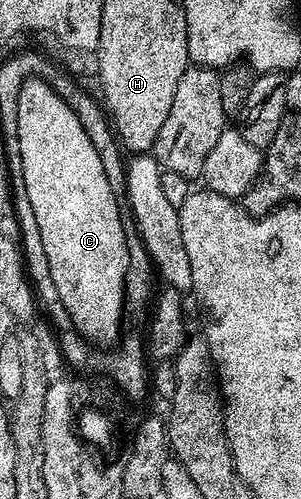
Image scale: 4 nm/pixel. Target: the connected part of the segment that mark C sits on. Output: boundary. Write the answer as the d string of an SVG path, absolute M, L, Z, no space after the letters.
M36 76L26 78L19 88L17 108L23 184L27 188L27 200L31 200L31 212L35 212L35 224L39 224L43 252L47 252L47 263L56 291L73 322L73 330L90 343L98 342L98 347L112 347L123 334L129 249L123 236L123 220L119 220L117 197L115 192L111 192L107 172L103 172L103 160L99 160L99 152L95 152L91 136L83 132L83 124L79 124L77 113L57 95L50 82Z

